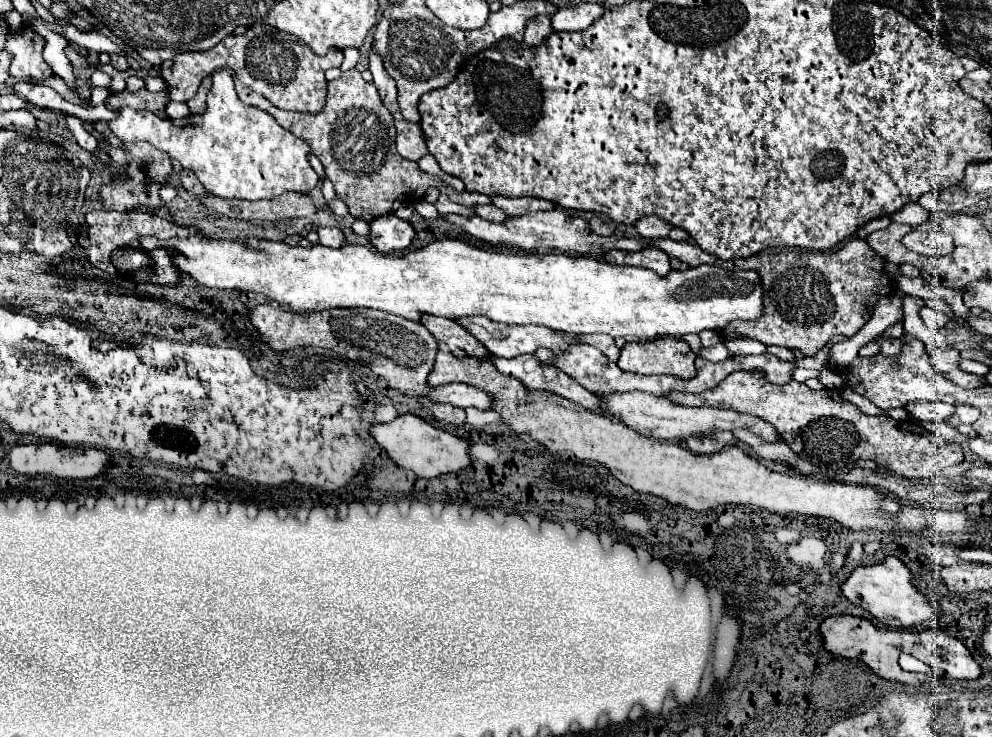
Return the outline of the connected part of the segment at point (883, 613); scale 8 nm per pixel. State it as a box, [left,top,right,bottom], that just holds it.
[841,557,937,627]

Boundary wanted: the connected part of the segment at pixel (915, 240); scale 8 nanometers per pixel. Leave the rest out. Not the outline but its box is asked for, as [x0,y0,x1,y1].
[903,231,953,257]

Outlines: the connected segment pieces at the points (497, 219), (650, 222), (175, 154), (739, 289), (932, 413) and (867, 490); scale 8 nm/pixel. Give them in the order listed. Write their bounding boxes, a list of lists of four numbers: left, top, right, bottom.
[[475,205,507,223],[633,215,671,237],[109,69,319,201],[137,236,763,341],[903,401,953,421],[429,351,973,533]]

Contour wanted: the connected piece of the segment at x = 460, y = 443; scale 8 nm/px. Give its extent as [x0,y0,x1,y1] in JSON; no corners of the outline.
[369,413,471,479]

